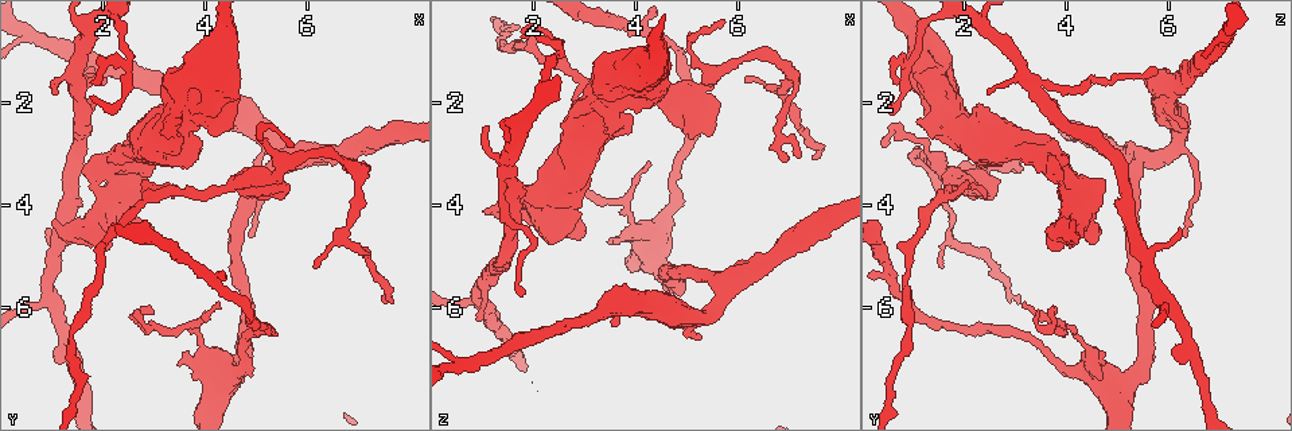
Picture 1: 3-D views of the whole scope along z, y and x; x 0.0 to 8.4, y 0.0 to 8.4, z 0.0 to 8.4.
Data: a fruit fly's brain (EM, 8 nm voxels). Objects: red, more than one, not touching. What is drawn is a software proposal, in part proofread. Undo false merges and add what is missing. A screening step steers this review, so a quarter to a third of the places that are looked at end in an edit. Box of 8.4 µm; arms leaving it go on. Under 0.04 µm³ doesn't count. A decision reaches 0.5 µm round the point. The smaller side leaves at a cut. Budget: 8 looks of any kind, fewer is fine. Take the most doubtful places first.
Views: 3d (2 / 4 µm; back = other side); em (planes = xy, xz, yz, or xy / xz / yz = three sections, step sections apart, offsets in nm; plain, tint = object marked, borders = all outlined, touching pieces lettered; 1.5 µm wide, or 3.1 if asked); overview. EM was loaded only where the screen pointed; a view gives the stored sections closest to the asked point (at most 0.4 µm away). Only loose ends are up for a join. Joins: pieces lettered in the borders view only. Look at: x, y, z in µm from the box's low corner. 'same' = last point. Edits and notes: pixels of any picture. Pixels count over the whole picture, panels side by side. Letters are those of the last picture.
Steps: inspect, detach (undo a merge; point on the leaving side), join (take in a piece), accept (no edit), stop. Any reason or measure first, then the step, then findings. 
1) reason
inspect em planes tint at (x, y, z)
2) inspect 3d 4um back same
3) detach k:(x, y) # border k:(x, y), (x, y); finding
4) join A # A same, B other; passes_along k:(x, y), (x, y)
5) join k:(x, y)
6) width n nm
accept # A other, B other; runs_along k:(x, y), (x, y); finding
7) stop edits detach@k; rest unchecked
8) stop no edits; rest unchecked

branch stops here
inspect em xz step 4 borders at (1.80, 1.60, 0.75)

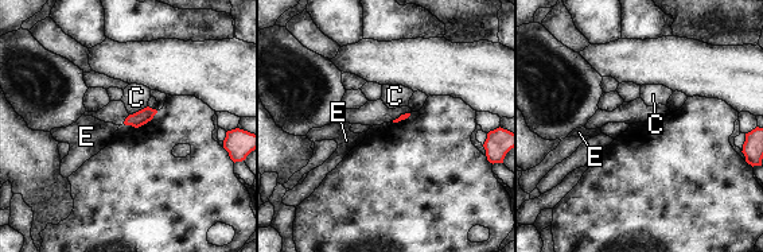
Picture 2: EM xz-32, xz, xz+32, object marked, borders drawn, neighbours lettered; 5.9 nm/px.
another direction
inspect em planes borders same

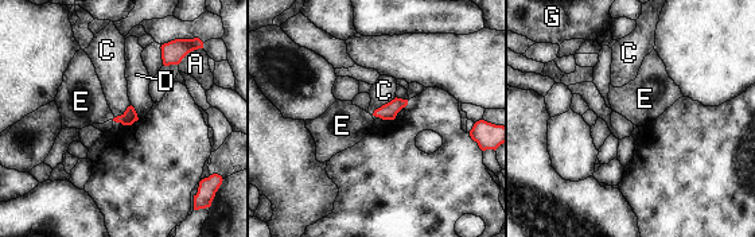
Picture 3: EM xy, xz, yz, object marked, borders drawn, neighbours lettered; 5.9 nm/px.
longest_contact C 190 nm
accept # A other, C other, D other, E other, G other; border 3:(396, 97), (378, 107), (372, 115); none of them fits

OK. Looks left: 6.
thin end
inspect em xz step 8 tint at (2.70, 6.05, 3.45)

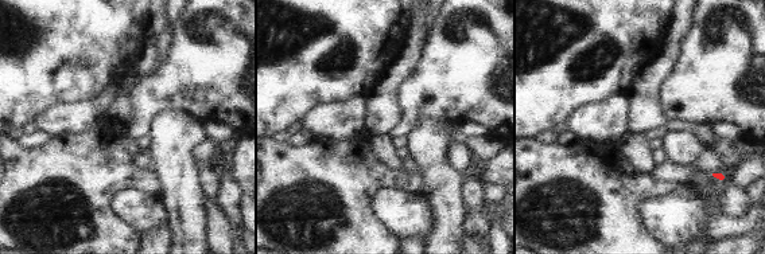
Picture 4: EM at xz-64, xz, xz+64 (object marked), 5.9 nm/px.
cut it another way
inspect em planes borders same

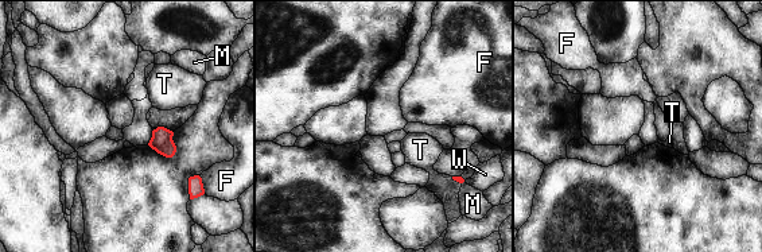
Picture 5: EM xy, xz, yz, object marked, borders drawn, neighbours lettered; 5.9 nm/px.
accept # F other, M other, T other, W other; border 5:(198, 175), (205, 193); no lettered piece goes on from it

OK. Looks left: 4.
inspect em xy step 4 tint at (0.60, 0.65, 7.15)

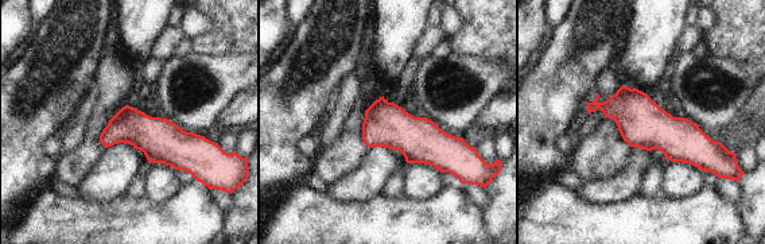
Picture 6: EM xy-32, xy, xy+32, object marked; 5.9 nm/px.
another direction
inspect em xz step 8 borders same

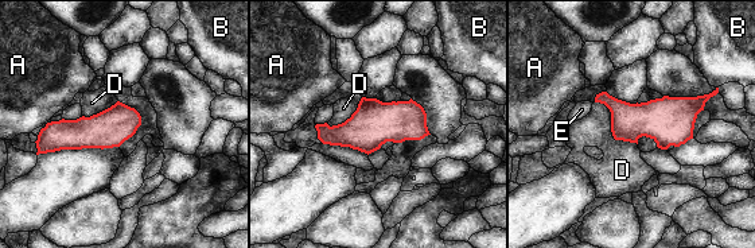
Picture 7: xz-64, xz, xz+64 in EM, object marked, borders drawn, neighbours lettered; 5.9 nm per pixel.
width 220 nm; longest_contact D 360 nm
accept # A other, B other, D other, E other; continuous, no second neuron

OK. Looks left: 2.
stop no edits; rest unchecked

